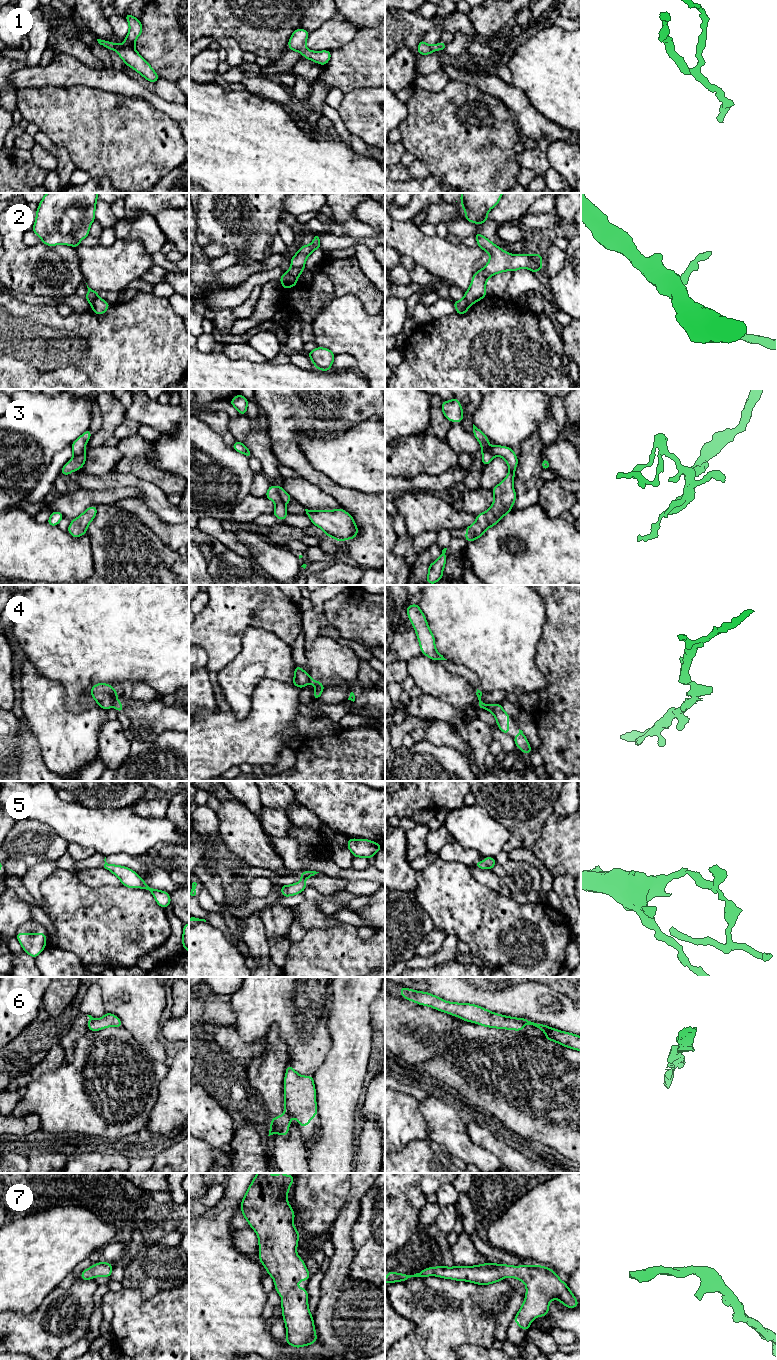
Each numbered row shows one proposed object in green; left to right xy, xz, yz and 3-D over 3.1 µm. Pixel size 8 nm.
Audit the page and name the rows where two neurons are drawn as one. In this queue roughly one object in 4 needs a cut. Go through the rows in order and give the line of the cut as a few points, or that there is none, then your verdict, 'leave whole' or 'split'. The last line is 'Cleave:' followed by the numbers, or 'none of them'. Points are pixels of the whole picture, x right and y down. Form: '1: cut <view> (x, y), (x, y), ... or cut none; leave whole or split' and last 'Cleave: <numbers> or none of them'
1: cut none; leave whole
2: cut xz (286, 272), (296, 278); split
3: cut none; leave whole
4: cut xy (116, 699), (113, 705); split
5: cut none; leave whole
6: cut xz (285, 1109), (290, 1117); split
7: cut none; leave whole
Cleave: 2, 4, 6

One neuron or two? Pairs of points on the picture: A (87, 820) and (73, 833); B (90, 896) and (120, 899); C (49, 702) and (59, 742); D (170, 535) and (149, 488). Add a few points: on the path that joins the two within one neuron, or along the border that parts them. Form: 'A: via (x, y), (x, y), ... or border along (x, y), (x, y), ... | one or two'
A: via (84, 823), (76, 830) | one
B: via (97, 899), (113, 899) | one
C: via (49, 712), (50, 721), (59, 732) | one
D: border along (147, 506), (163, 521), (178, 524) | two

